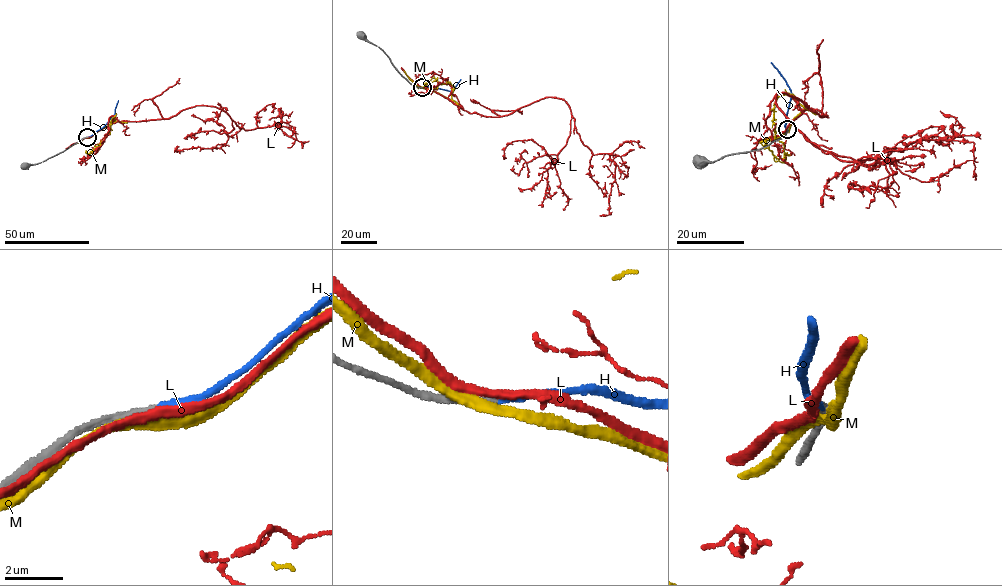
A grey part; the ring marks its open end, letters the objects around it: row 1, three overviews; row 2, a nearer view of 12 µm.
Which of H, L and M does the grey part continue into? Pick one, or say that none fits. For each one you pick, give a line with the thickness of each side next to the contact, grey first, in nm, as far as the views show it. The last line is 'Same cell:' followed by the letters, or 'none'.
H: 240 nm thick on the grey side, 240 nm on the other
Same cell: H

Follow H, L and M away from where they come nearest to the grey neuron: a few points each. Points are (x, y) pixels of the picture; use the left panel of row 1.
H: (87, 137), (114, 114), (118, 100)
L: (87, 137), (111, 123), (170, 118), (199, 105), (220, 108), (246, 130), (280, 123), (280, 109), (274, 128)
M: (86, 137), (114, 121), (115, 116), (100, 145), (90, 153), (85, 150)

